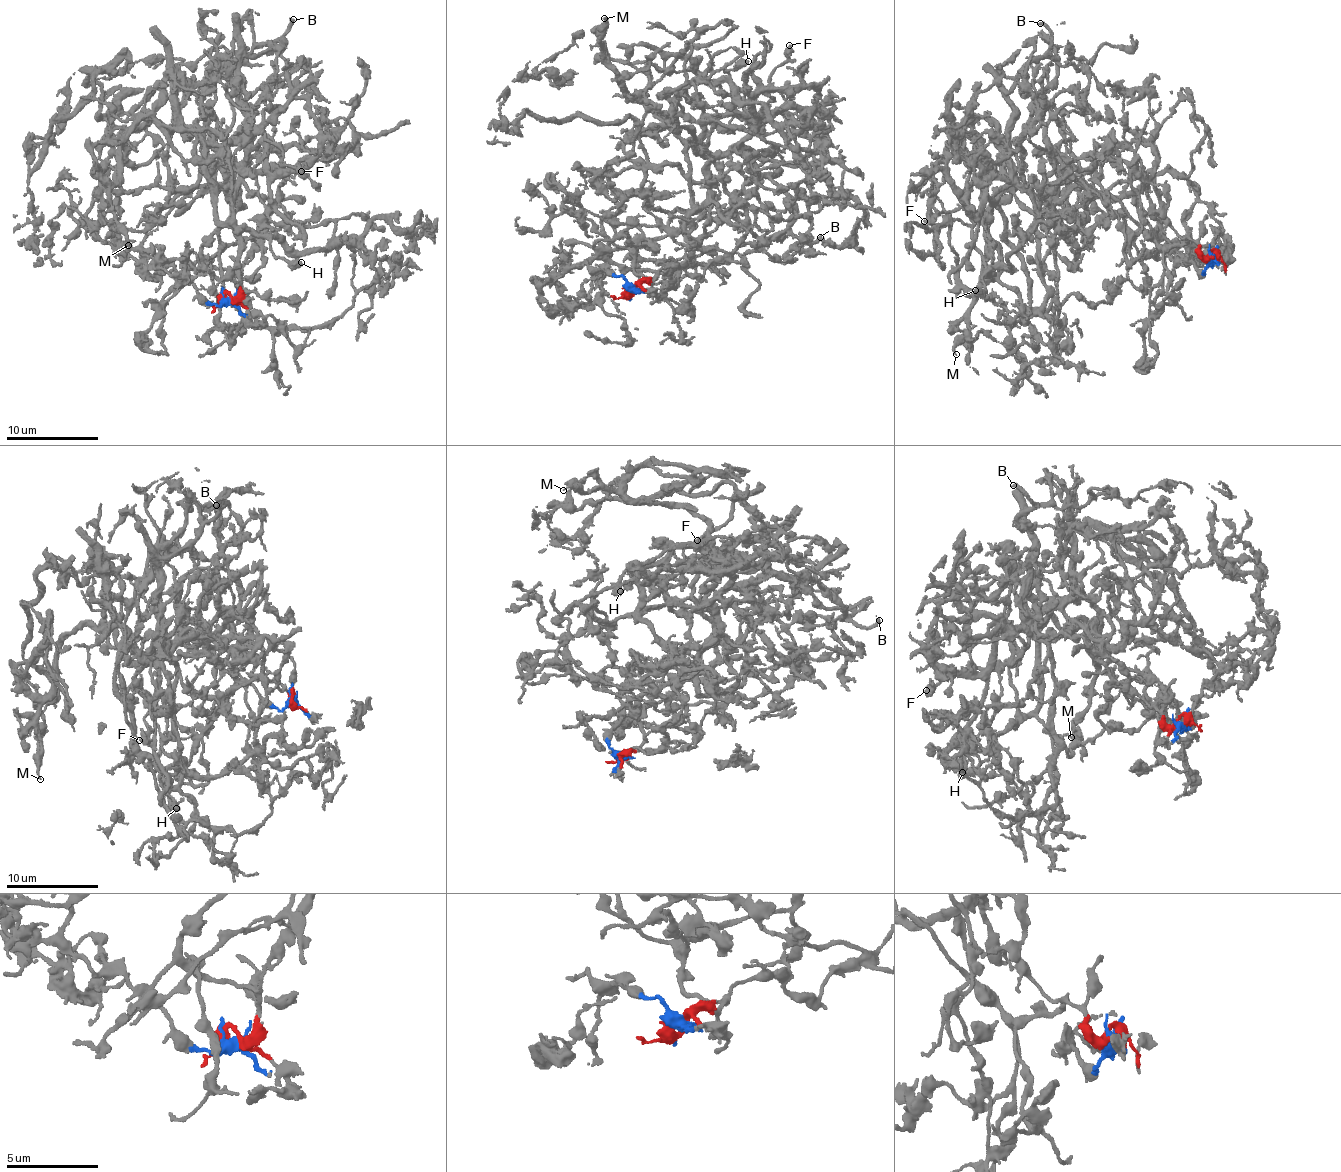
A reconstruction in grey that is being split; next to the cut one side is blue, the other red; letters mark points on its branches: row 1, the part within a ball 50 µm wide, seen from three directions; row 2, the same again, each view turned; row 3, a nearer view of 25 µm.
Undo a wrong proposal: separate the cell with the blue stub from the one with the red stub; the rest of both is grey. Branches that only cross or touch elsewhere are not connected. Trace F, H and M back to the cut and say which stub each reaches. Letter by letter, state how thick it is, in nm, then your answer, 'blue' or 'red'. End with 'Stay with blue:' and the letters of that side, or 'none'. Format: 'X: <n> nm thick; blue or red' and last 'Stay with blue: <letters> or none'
F: 400 nm thick; red
H: 500 nm thick; red
M: 170 nm thick; red
Stay with blue: none

